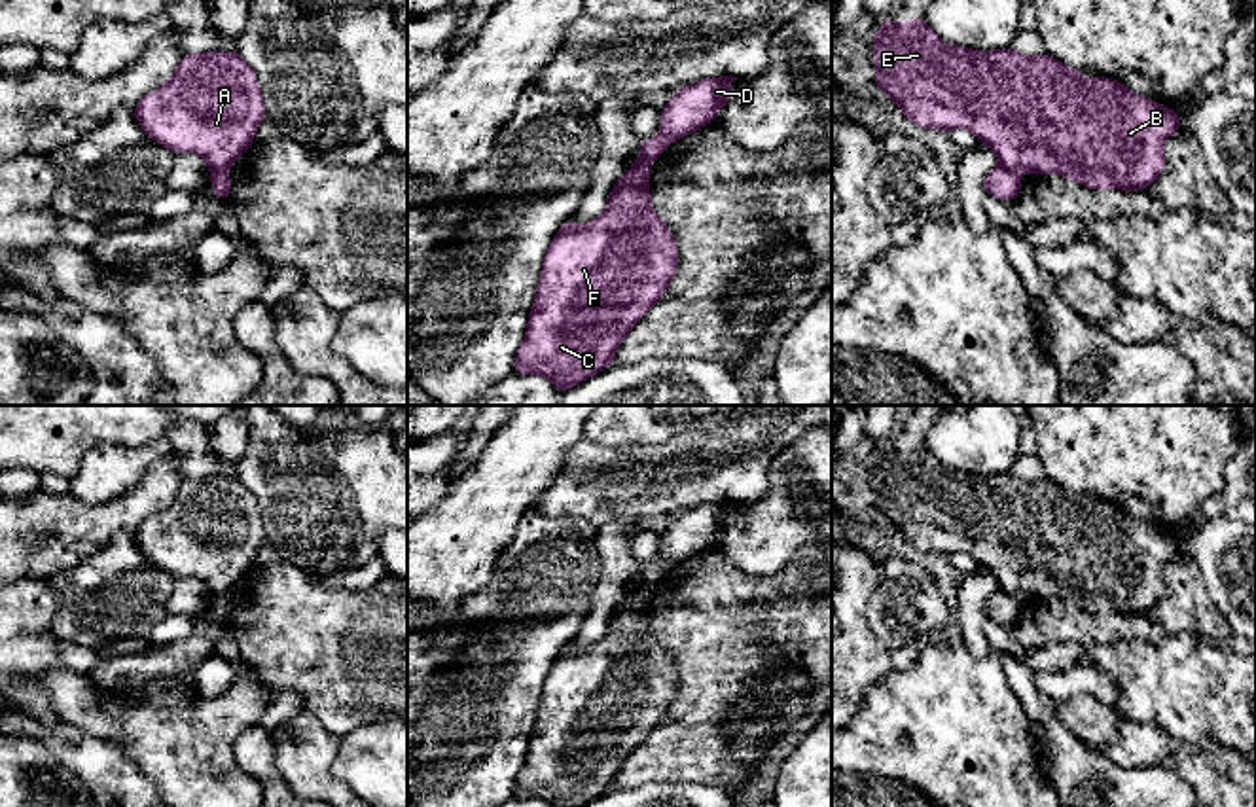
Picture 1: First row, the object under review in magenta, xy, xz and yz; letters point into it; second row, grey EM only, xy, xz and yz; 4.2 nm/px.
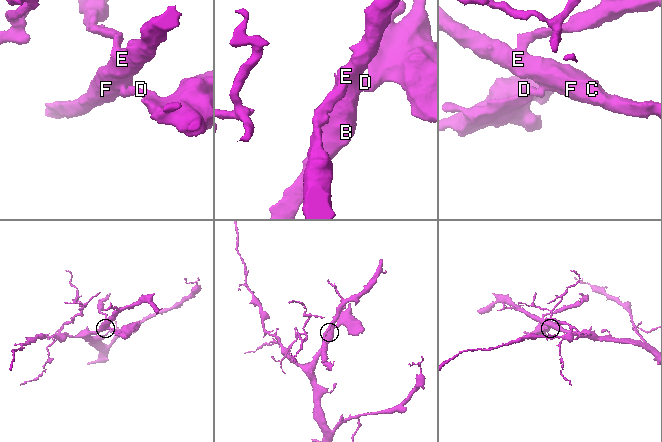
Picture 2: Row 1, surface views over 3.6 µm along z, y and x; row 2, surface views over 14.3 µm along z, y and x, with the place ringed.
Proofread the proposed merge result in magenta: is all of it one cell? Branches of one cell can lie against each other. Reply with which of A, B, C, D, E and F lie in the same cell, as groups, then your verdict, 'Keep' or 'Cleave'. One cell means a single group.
Groups: A B C E F / D. Cleave

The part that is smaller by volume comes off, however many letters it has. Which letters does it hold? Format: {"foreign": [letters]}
{"foreign": ["D"]}

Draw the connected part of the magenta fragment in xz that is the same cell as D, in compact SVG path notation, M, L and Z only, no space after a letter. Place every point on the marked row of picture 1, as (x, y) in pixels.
M709 78L682 87L661 110L659 138L644 140L638 161L654 163L671 142L705 127L731 99L731 81L739 78Z

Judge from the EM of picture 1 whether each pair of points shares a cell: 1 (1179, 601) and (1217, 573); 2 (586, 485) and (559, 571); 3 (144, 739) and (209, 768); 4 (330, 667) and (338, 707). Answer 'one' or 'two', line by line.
1: two
2: two
3: one
4: one

